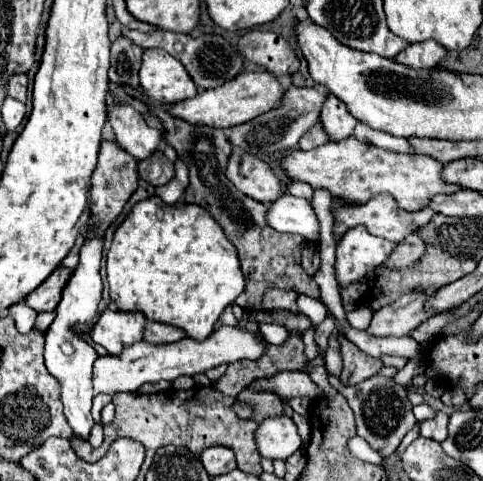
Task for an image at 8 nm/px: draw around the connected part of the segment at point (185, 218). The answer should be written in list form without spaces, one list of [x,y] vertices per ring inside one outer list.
[[[149,197],[133,205],[131,213],[117,227],[111,247],[107,251],[107,281],[111,301],[121,311],[139,311],[149,321],[179,327],[187,337],[203,341],[211,335],[213,325],[229,303],[245,289],[245,275],[239,267],[235,245],[223,235],[223,229],[199,205],[175,203],[165,205],[157,197]]]

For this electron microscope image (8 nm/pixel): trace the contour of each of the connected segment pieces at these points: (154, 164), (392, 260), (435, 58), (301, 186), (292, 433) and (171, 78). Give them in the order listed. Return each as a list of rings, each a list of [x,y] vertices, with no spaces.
[[[161,149],[139,161],[139,177],[149,185],[165,185],[173,175],[173,163],[163,155]]]
[[[413,231],[403,243],[397,245],[393,255],[385,261],[385,265],[399,269],[399,267],[411,267],[423,257],[423,239],[419,239],[417,231]]]
[[[433,39],[423,41],[423,43],[413,43],[407,45],[397,57],[395,63],[407,65],[411,69],[435,69],[435,65],[445,57],[445,49],[439,47]]]
[[[291,183],[287,193],[291,193],[293,197],[303,197],[303,199],[313,197],[313,191],[311,191],[311,187],[307,187],[307,183]]]
[[[281,415],[279,419],[265,419],[259,423],[255,445],[261,457],[277,461],[293,455],[301,447],[301,439],[295,423],[287,415]]]
[[[147,49],[143,53],[139,83],[145,95],[161,105],[173,105],[197,95],[197,87],[185,67],[163,49]]]

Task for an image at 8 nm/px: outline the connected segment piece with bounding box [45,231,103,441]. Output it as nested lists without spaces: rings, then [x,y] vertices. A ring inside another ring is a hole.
[[[93,231],[93,235],[81,245],[79,265],[73,277],[69,279],[67,287],[63,289],[63,299],[57,307],[57,317],[45,333],[45,365],[49,373],[61,383],[61,401],[65,405],[65,417],[73,429],[73,437],[81,441],[89,439],[89,433],[95,425],[91,417],[91,399],[93,399],[91,371],[99,355],[89,343],[85,343],[79,337],[77,329],[83,329],[87,321],[91,321],[97,315],[97,305],[101,301],[101,289],[103,289],[101,275],[99,275],[101,249],[103,249],[103,239]]]

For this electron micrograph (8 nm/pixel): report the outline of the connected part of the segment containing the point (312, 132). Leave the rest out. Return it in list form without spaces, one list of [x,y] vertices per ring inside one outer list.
[[[317,121],[317,123],[299,139],[299,147],[301,147],[303,151],[309,151],[309,149],[317,149],[317,147],[325,145],[327,141],[331,141],[331,139],[329,139],[329,135],[325,133],[321,121]]]

